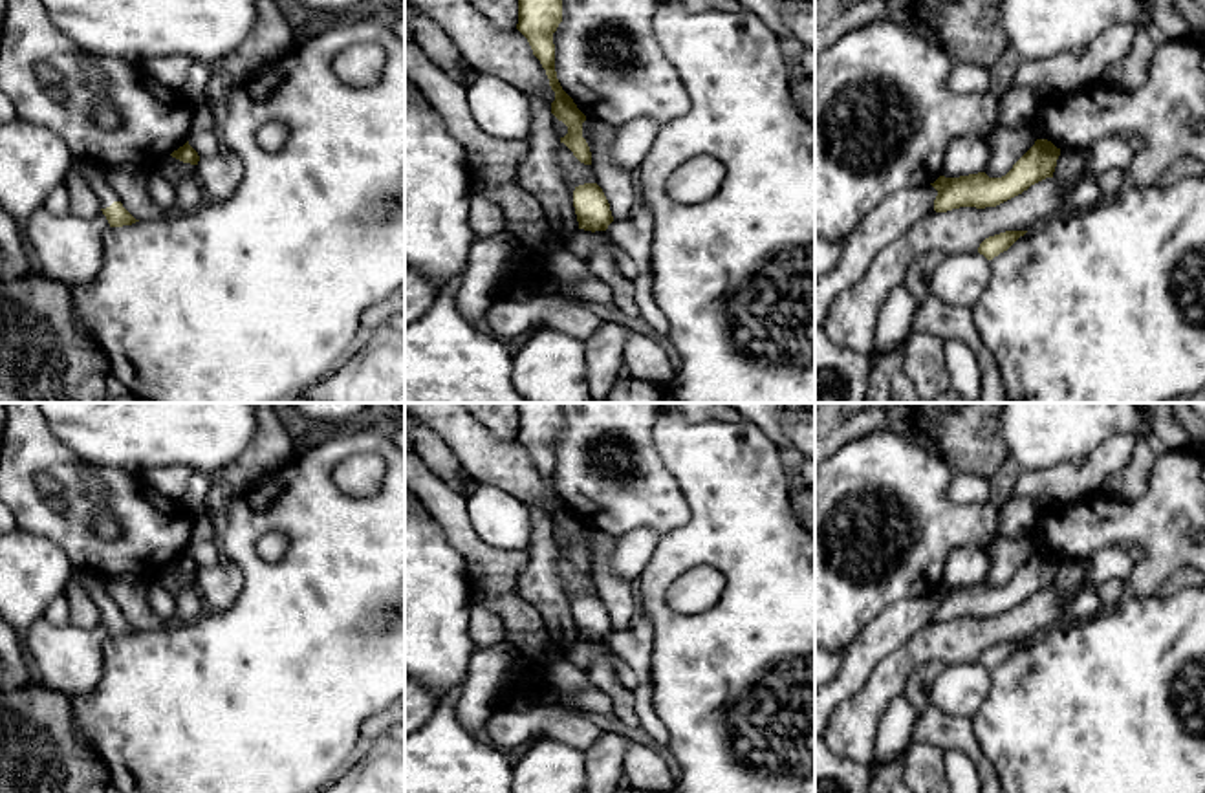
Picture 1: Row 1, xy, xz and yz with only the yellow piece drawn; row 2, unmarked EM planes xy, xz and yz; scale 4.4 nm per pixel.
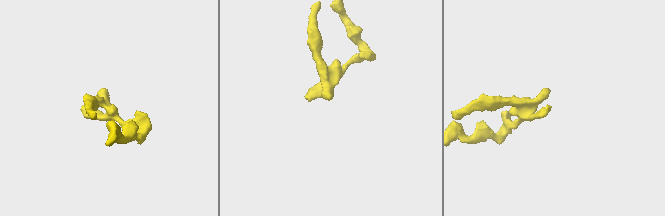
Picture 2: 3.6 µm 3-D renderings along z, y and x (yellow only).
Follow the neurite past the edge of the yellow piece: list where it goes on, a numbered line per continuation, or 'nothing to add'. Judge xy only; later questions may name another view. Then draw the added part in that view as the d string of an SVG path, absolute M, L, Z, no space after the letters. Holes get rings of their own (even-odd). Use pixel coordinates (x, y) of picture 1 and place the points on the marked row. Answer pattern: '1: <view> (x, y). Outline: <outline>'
1: xy (94, 174). Outline: M73 159L71 167L88 181L90 189L97 194L101 209L119 201L117 194L106 183L103 167L86 159Z

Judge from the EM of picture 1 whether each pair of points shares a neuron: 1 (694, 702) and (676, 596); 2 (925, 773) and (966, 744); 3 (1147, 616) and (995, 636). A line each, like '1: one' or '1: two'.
1: two
2: two
3: two

